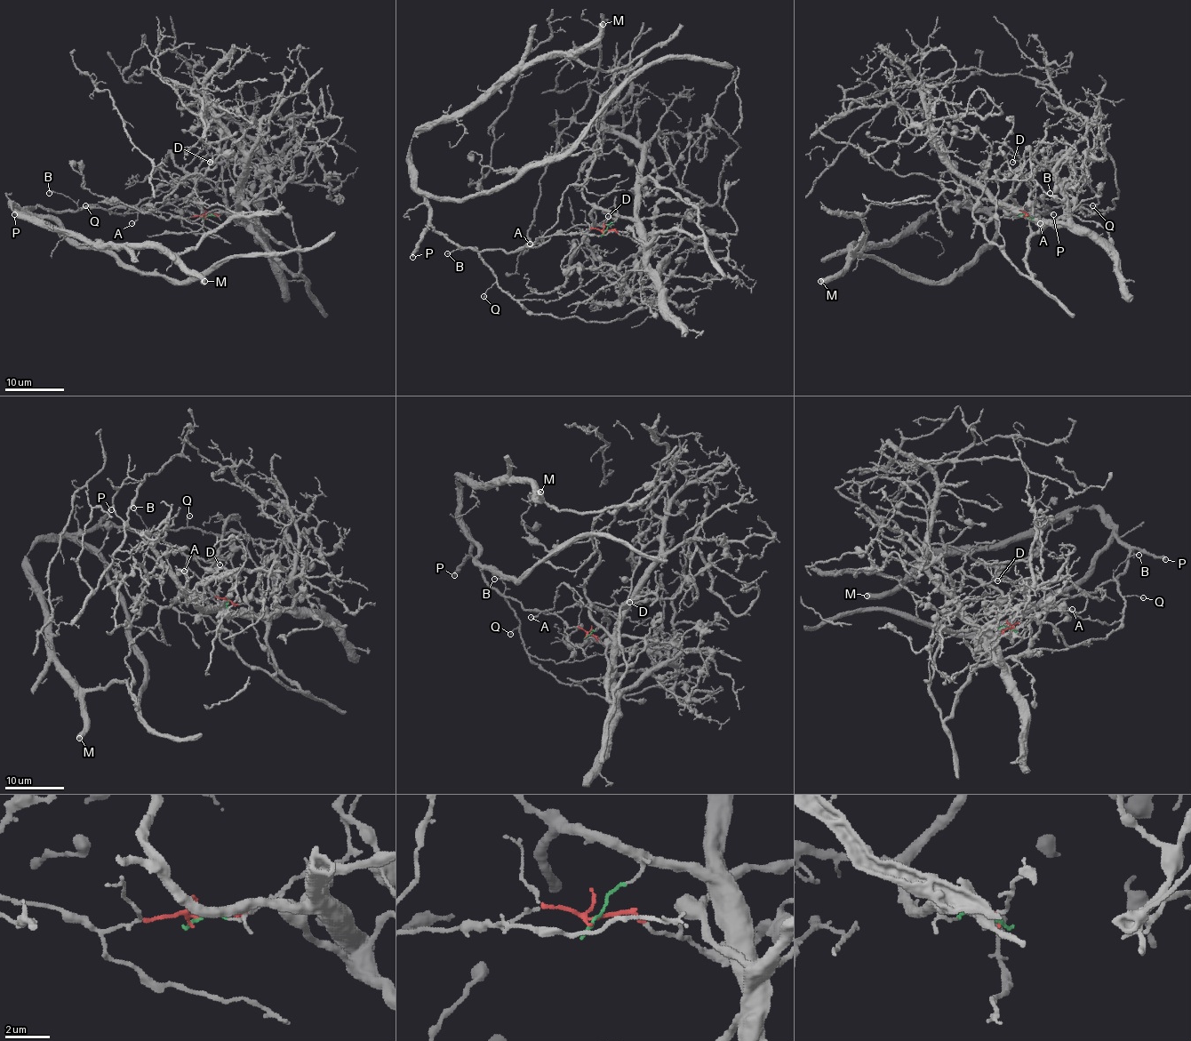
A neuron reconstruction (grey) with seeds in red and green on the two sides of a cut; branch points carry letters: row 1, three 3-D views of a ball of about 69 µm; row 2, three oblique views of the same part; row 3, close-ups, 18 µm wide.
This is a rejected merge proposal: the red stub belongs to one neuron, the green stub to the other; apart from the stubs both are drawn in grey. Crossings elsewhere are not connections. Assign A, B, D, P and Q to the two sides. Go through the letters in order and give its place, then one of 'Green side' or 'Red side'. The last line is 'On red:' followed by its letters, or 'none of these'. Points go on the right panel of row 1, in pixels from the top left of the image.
A: Place: (1040, 223). Red side
B: Place: (1050, 193). Red side
D: Place: (1012, 162). Red side
P: Place: (1053, 214). Red side
Q: Place: (1092, 205). Red side
On red: A, B, D, P, Q

